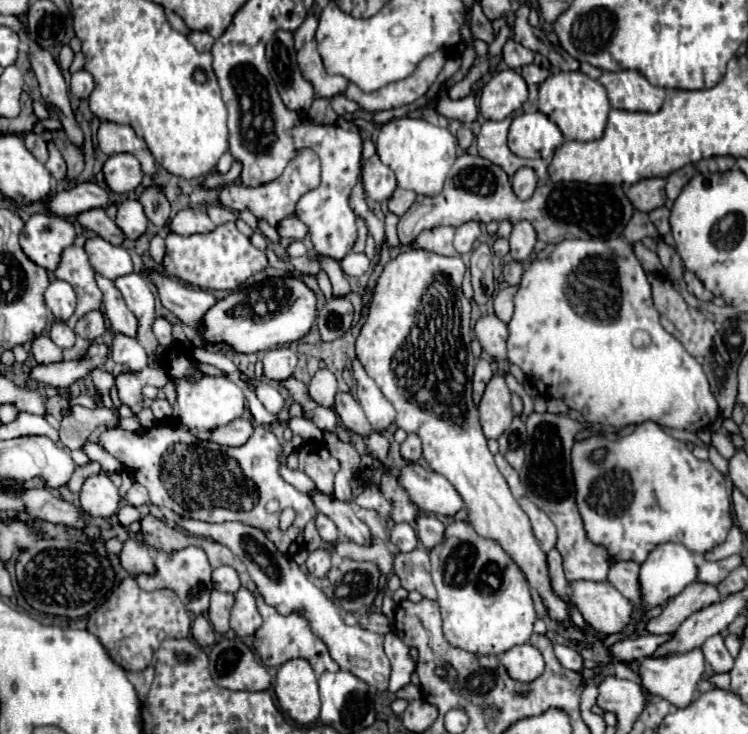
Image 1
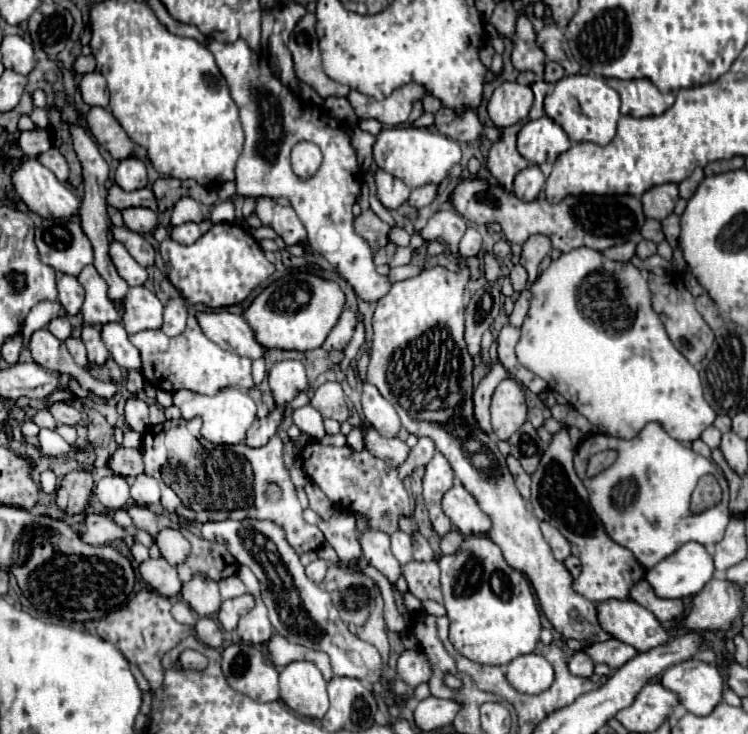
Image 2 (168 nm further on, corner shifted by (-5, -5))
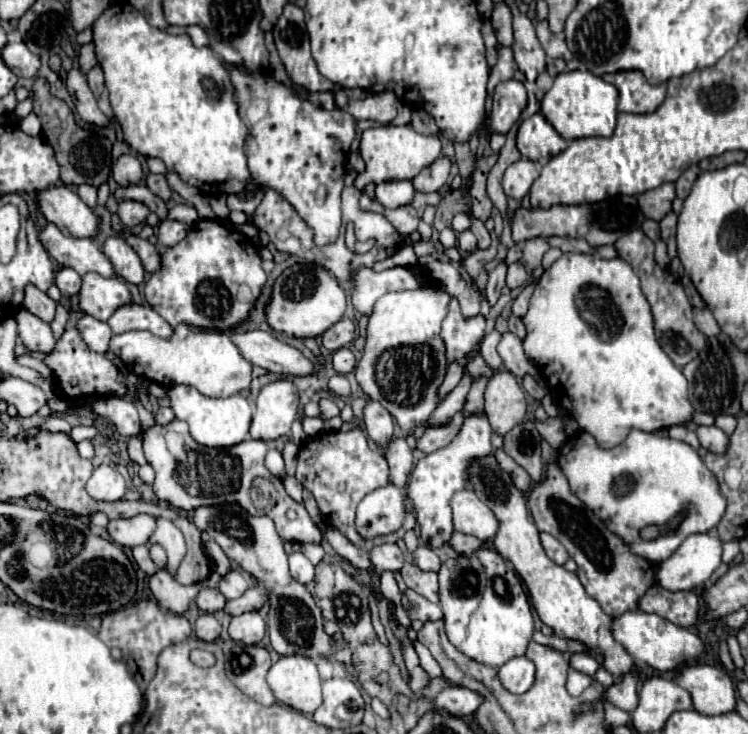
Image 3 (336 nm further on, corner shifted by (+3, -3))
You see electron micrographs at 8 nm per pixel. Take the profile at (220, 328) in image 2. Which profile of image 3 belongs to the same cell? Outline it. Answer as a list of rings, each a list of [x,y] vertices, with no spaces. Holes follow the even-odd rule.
[[[243,332],[231,334],[241,354],[255,366],[261,366],[273,374],[311,376],[315,374],[315,360],[307,358],[301,350],[277,340],[269,332]]]

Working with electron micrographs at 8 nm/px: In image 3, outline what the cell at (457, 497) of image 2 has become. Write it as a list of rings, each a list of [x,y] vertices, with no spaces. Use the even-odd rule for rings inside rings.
[[[467,488],[465,492],[457,492],[457,496],[453,496],[451,508],[453,508],[453,524],[457,532],[477,536],[479,540],[485,542],[495,538],[499,530],[499,522],[493,510],[487,504],[483,504],[471,488]]]

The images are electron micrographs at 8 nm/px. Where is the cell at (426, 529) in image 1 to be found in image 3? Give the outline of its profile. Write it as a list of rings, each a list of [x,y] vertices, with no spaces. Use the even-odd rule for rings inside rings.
[[[455,532],[453,538],[451,538],[451,542],[449,542],[449,546],[455,548],[457,552],[461,552],[461,554],[473,554],[473,552],[485,548],[485,542],[481,542],[481,540],[475,538],[475,536],[467,536],[467,534]]]

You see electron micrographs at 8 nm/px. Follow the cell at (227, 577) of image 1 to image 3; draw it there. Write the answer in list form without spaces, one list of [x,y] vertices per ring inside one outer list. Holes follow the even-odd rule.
[[[231,570],[227,576],[223,576],[223,580],[221,580],[221,584],[219,584],[219,590],[221,590],[221,594],[225,596],[225,598],[239,598],[245,590],[249,588],[249,582],[247,582],[247,578],[241,574],[241,572],[237,572],[237,570]]]

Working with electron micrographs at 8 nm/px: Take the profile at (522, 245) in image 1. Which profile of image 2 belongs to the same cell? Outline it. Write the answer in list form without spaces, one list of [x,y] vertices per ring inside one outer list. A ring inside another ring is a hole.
[[[533,234],[527,238],[527,242],[523,244],[523,252],[521,252],[521,266],[527,270],[529,274],[529,282],[535,282],[537,278],[537,270],[539,270],[539,262],[551,252],[551,242],[549,238],[541,236],[541,234]]]

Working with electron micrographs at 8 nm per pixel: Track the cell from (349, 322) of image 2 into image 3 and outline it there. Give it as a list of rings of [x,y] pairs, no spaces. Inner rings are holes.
[[[343,318],[323,334],[323,348],[333,352],[337,348],[343,348],[345,344],[351,344],[353,340],[355,340],[355,324],[353,320]]]

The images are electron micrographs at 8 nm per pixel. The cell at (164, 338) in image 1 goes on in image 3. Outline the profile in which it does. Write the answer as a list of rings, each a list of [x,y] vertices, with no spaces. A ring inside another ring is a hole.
[[[197,220],[177,246],[159,246],[159,252],[163,266],[147,280],[145,298],[171,326],[187,324],[215,332],[233,330],[249,318],[267,282],[253,242],[215,220]]]

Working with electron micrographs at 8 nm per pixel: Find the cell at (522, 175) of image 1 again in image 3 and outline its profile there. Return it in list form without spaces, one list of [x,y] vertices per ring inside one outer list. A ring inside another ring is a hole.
[[[521,158],[521,160],[513,162],[505,170],[505,174],[503,174],[503,190],[505,190],[507,196],[511,196],[515,200],[521,200],[529,192],[531,184],[535,182],[537,176],[539,176],[537,166],[531,160]]]

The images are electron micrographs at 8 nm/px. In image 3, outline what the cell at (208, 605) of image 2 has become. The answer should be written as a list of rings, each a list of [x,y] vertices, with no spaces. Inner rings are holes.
[[[201,590],[201,594],[197,596],[197,606],[203,610],[203,612],[209,612],[209,614],[215,614],[215,612],[221,612],[225,608],[225,602],[227,598],[219,592],[219,590]]]

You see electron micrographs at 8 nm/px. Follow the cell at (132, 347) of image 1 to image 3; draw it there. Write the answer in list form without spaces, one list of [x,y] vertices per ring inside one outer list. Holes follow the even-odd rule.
[[[85,314],[79,322],[77,322],[77,330],[83,338],[83,342],[99,354],[109,352],[109,340],[111,340],[111,328],[107,322],[95,320],[93,316]]]

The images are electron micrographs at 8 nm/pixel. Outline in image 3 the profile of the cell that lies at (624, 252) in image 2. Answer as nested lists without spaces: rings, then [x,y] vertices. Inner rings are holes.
[[[551,236],[551,238],[547,238],[547,242],[549,242],[551,246],[561,248],[563,252],[587,252],[587,254],[593,254],[593,252],[595,252],[589,244],[585,244],[585,240],[571,240],[571,238]]]

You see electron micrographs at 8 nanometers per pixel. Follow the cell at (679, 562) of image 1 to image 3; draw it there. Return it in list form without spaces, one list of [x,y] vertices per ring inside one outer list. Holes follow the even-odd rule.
[[[709,532],[703,534],[691,534],[683,540],[683,544],[675,550],[673,556],[669,556],[669,560],[661,562],[659,572],[657,572],[657,582],[663,588],[669,588],[671,592],[677,590],[695,590],[695,588],[703,588],[705,582],[709,580],[709,576],[719,568],[721,564],[721,554],[723,554],[723,542],[719,536],[711,536]]]

